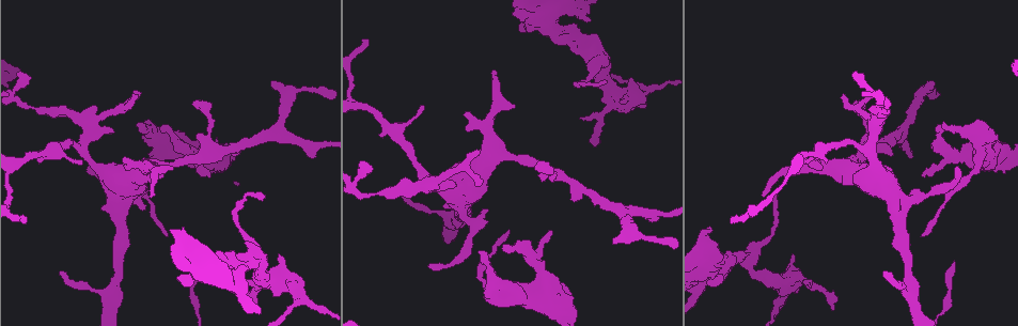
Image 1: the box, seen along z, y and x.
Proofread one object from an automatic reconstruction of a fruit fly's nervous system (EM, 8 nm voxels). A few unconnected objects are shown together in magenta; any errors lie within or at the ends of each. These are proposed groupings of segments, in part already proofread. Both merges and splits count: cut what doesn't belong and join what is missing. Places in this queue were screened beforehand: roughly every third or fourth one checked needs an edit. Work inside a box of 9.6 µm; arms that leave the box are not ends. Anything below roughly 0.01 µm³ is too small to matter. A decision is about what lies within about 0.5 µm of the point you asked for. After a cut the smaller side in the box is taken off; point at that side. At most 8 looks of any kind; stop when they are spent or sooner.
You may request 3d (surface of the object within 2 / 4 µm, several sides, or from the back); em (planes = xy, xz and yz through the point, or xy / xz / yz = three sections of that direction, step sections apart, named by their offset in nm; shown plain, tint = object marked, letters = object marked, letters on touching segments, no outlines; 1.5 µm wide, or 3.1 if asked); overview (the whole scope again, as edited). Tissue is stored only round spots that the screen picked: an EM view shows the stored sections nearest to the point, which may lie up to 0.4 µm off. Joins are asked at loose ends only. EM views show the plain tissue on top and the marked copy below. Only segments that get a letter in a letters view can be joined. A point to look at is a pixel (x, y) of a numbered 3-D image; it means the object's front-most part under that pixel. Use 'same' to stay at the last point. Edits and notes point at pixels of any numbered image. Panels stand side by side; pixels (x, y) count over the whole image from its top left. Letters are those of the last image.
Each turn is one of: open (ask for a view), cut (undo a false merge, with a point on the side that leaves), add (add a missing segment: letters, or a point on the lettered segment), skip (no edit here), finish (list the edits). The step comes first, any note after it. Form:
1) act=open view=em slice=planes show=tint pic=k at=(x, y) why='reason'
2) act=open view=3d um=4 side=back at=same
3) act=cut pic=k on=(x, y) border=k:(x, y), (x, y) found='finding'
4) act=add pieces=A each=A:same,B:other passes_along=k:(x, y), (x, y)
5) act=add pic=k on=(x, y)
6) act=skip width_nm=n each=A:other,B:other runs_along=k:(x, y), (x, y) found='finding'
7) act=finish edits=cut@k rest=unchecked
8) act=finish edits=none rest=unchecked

act=open view=3d um=4 pic=1 at=(580, 118) why='an open end'

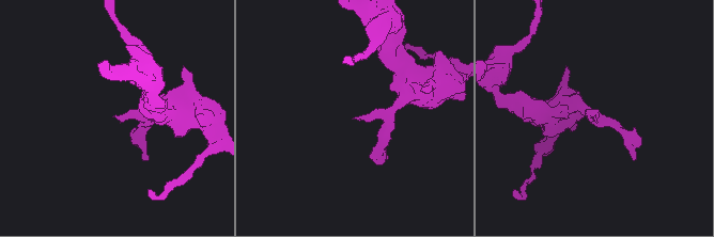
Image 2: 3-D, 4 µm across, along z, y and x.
act=open view=em slice=yz step=8 show=letters pic=2 at=(354, 119)

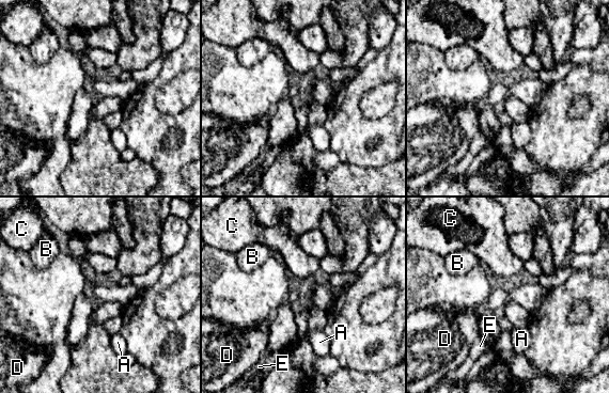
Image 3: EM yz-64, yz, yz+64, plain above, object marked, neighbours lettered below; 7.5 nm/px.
act=open view=em slice=planes show=letters at=same

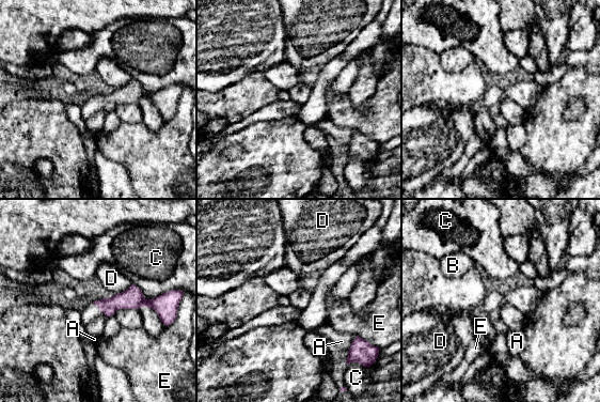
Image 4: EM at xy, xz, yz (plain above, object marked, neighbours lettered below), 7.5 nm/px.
act=skip width_nm=130 each=A:other,B:other,C:other,D:other,E:other border=4:(132, 283), (114, 294) found='no lettered segment goes on from it'

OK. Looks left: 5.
act=open view=3d um=4 pic=1 at=(173, 168) why='an open end'

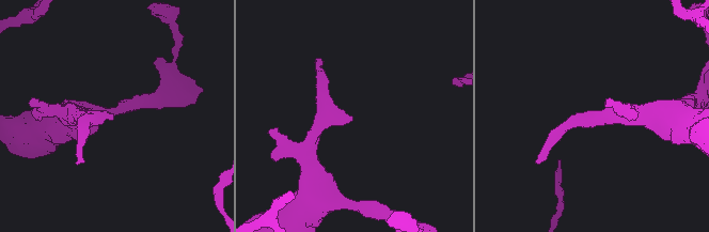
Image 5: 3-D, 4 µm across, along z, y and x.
act=open view=em slice=xz step=4 show=letters pic=5 at=(113, 117) arm_widths_nm=220,220

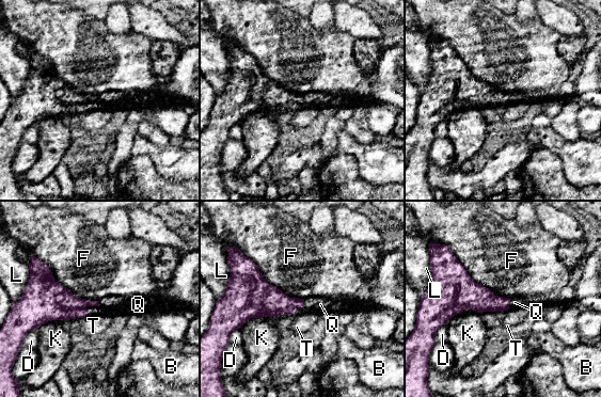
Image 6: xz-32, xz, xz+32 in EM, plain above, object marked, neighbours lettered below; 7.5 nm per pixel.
act=add pieces=Q width_nm=150 each=B:other,D:other,F:other,K:other,L:other,Q:same,T:other found='the neuron continues'

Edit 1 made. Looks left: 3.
act=open view=3d um=2 pic=1 at=(238, 254) why='stops while still wide'

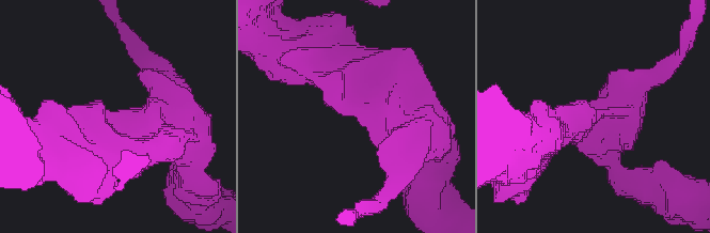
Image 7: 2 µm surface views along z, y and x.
act=open view=em slice=xz step=8 show=letters pic=7 at=(359, 111)

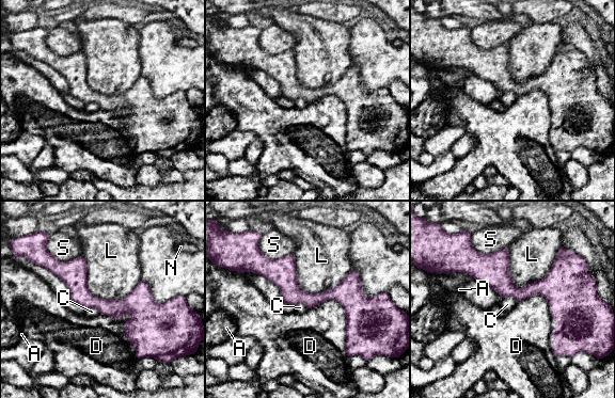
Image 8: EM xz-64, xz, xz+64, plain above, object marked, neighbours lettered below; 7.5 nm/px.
act=skip longest_contact=D:480nm each=A:other,C:other,D:other,L:other,N:other,S:other border=8:(561, 248), (542, 277), (511, 283) found='none of them fits'

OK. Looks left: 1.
act=finish edits=add@6 rest=unchecked

